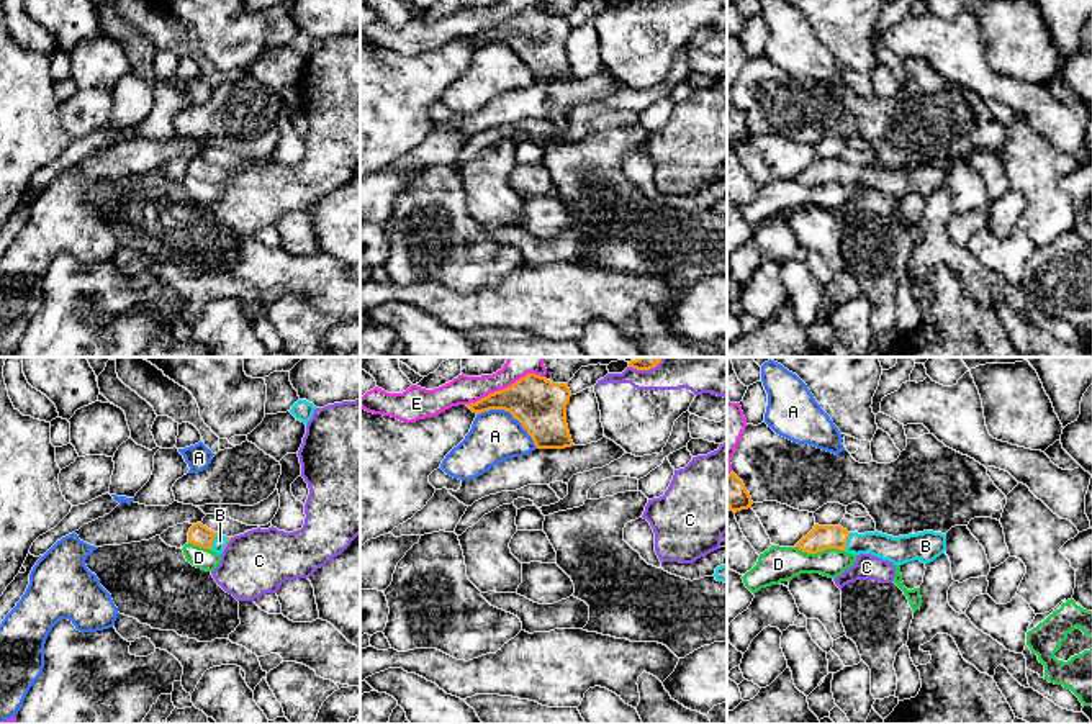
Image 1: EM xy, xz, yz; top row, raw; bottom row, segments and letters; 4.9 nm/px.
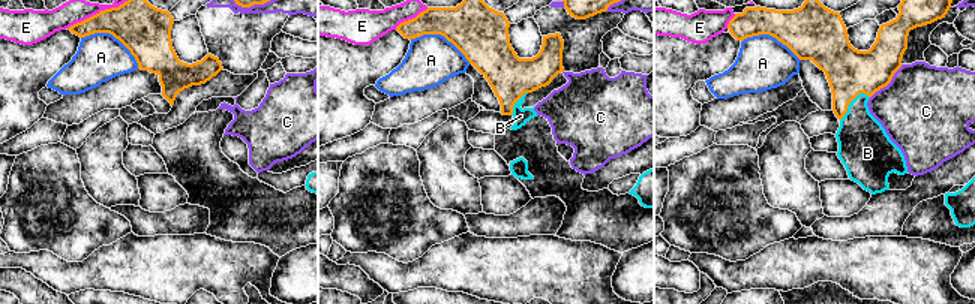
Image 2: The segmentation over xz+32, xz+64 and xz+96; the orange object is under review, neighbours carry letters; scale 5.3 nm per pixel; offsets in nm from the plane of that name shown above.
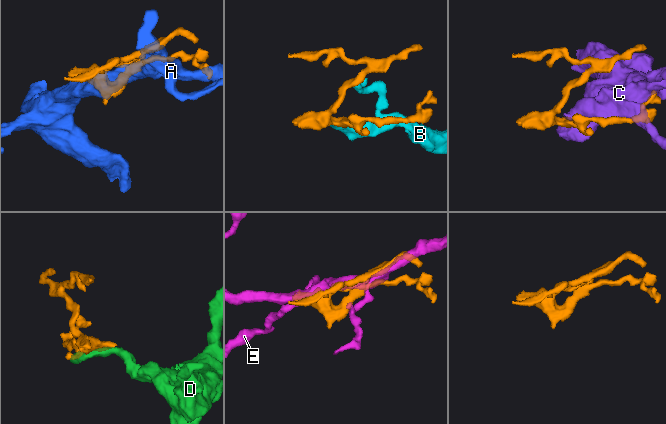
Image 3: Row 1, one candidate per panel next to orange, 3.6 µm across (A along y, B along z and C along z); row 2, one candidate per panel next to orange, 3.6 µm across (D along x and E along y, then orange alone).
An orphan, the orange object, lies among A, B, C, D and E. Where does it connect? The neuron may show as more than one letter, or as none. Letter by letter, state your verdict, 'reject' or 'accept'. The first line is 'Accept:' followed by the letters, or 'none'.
Accept: B
A: reject
B: accept
C: reject
D: reject
E: reject

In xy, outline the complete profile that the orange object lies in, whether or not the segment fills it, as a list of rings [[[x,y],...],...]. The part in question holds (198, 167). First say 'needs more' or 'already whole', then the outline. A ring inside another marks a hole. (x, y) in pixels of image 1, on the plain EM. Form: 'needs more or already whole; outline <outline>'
needs more; outline [[[196,156],[188,164],[188,175],[203,182],[210,182],[216,187],[223,187],[231,170],[226,170],[219,165],[214,165],[203,159],[201,156]]]

